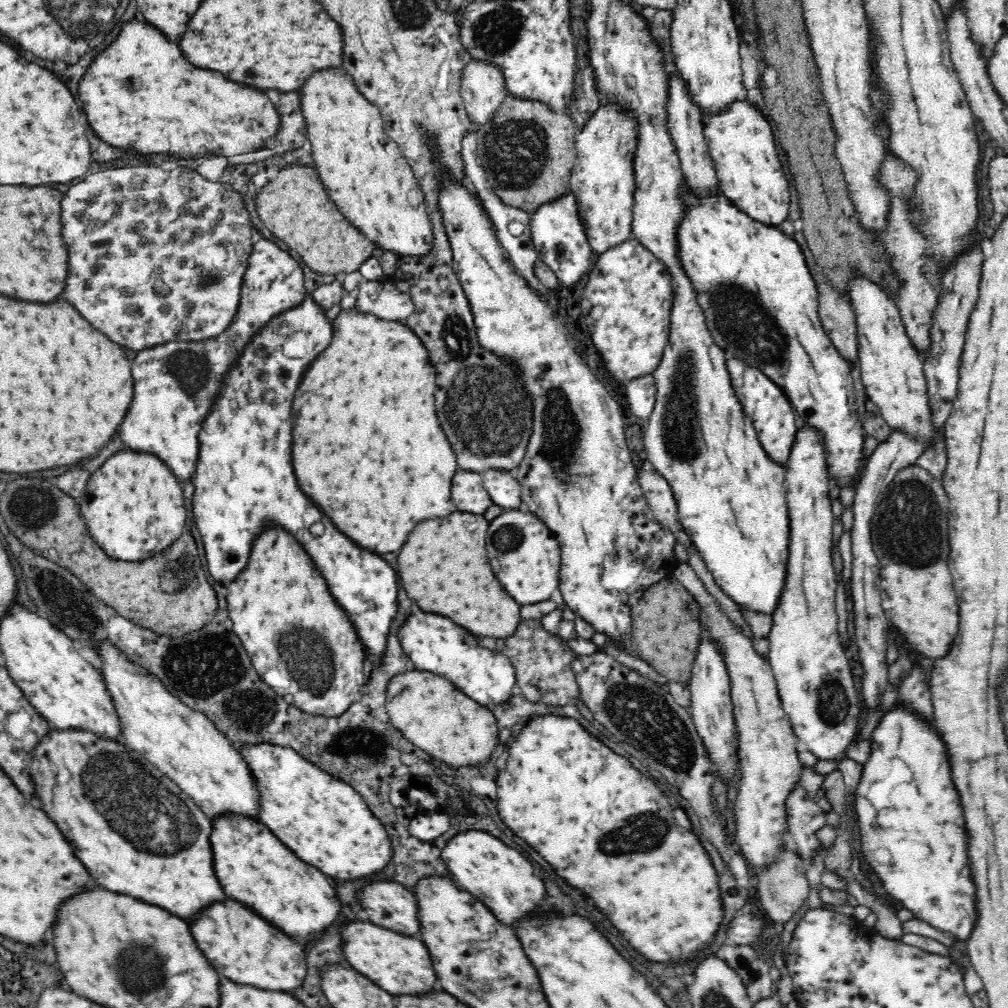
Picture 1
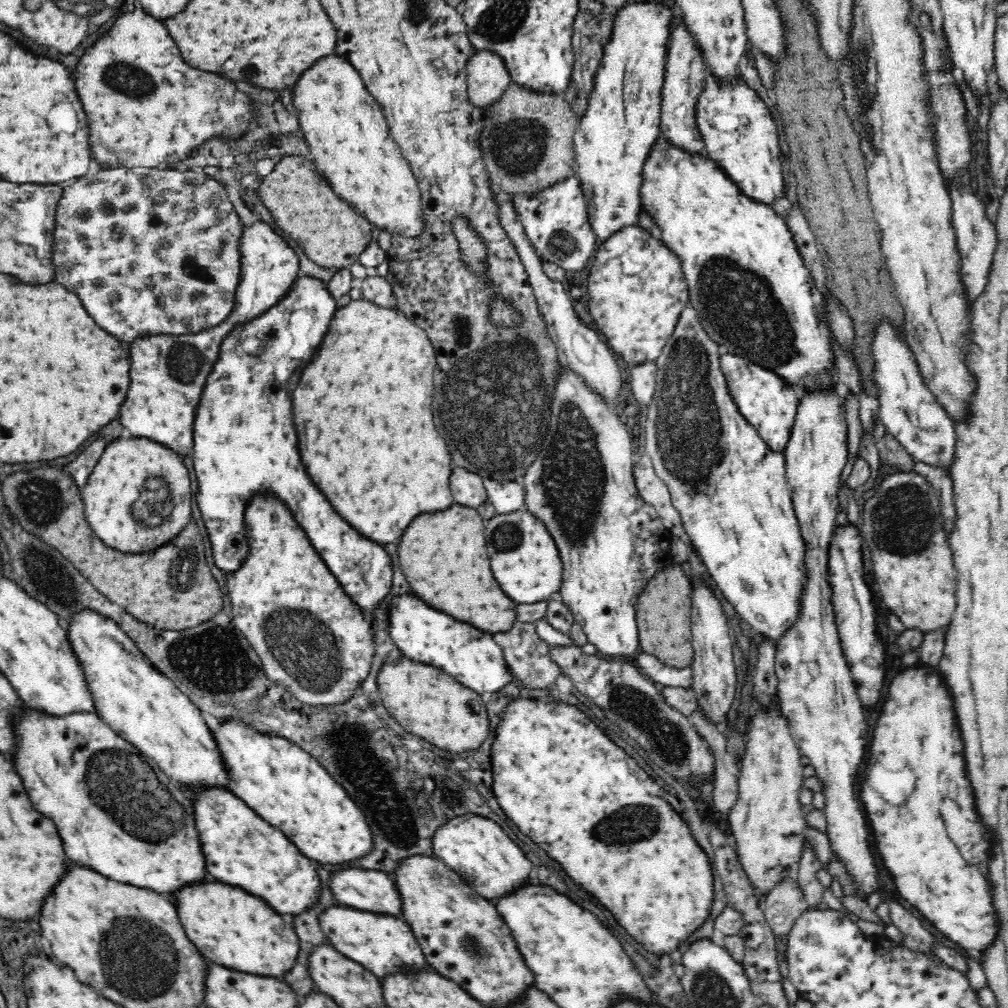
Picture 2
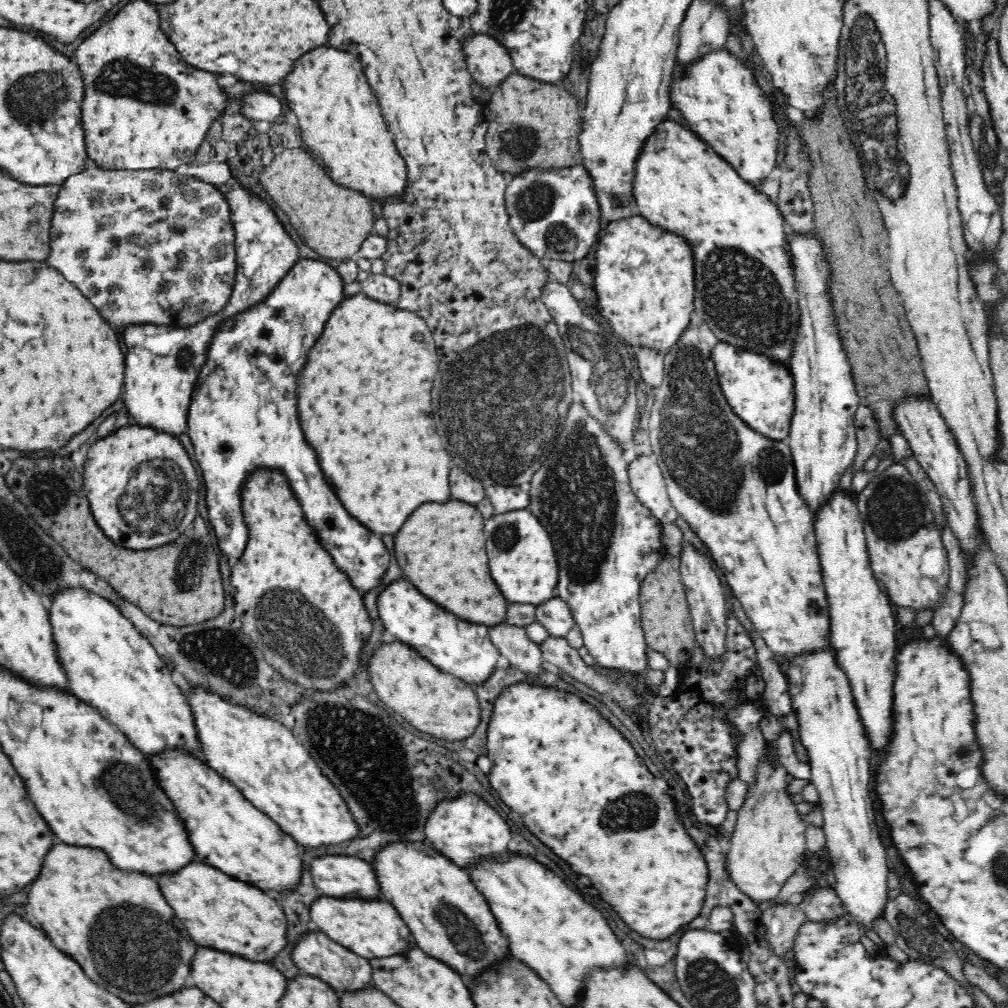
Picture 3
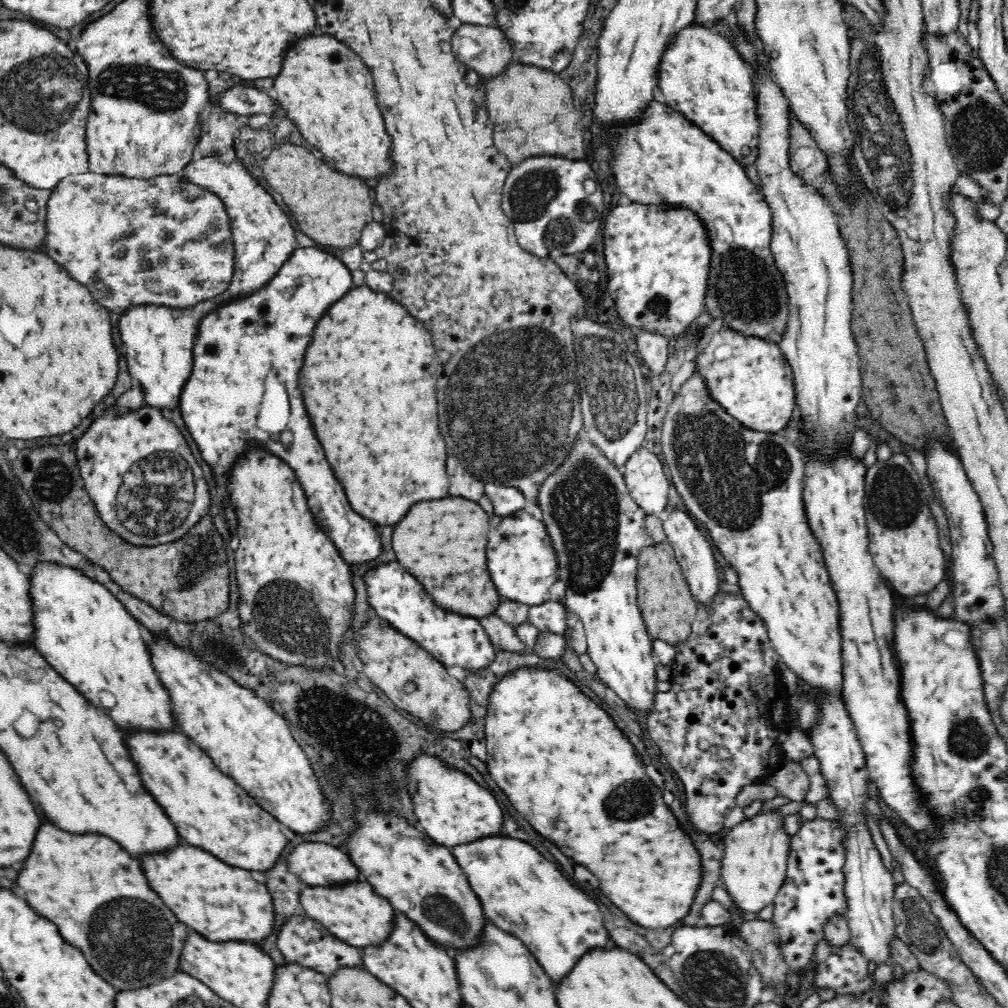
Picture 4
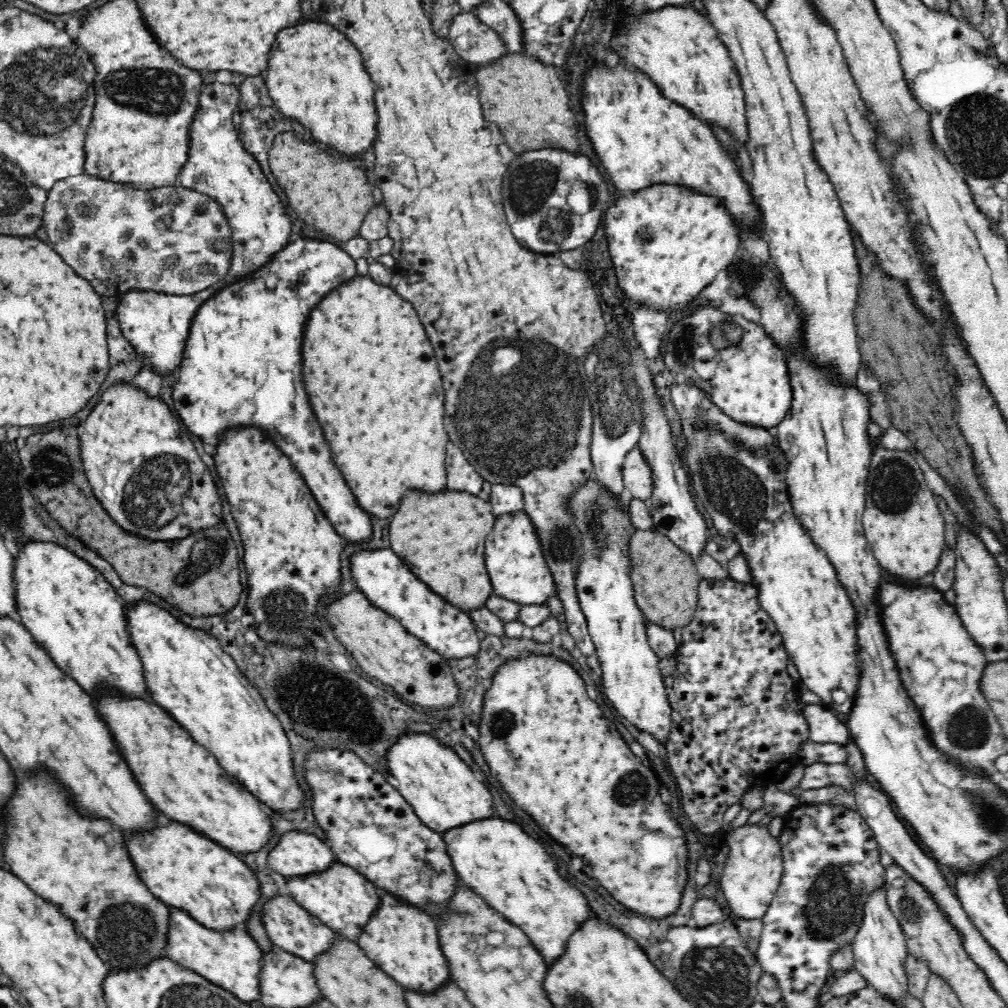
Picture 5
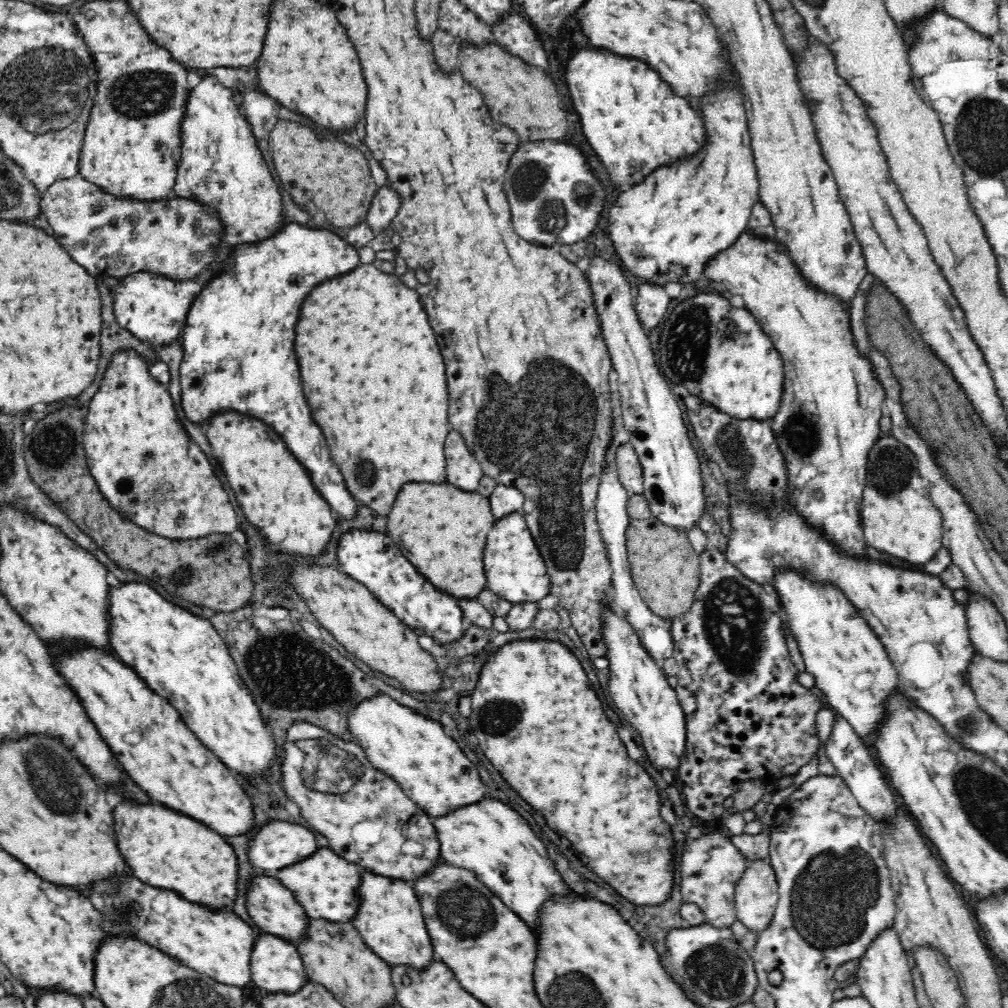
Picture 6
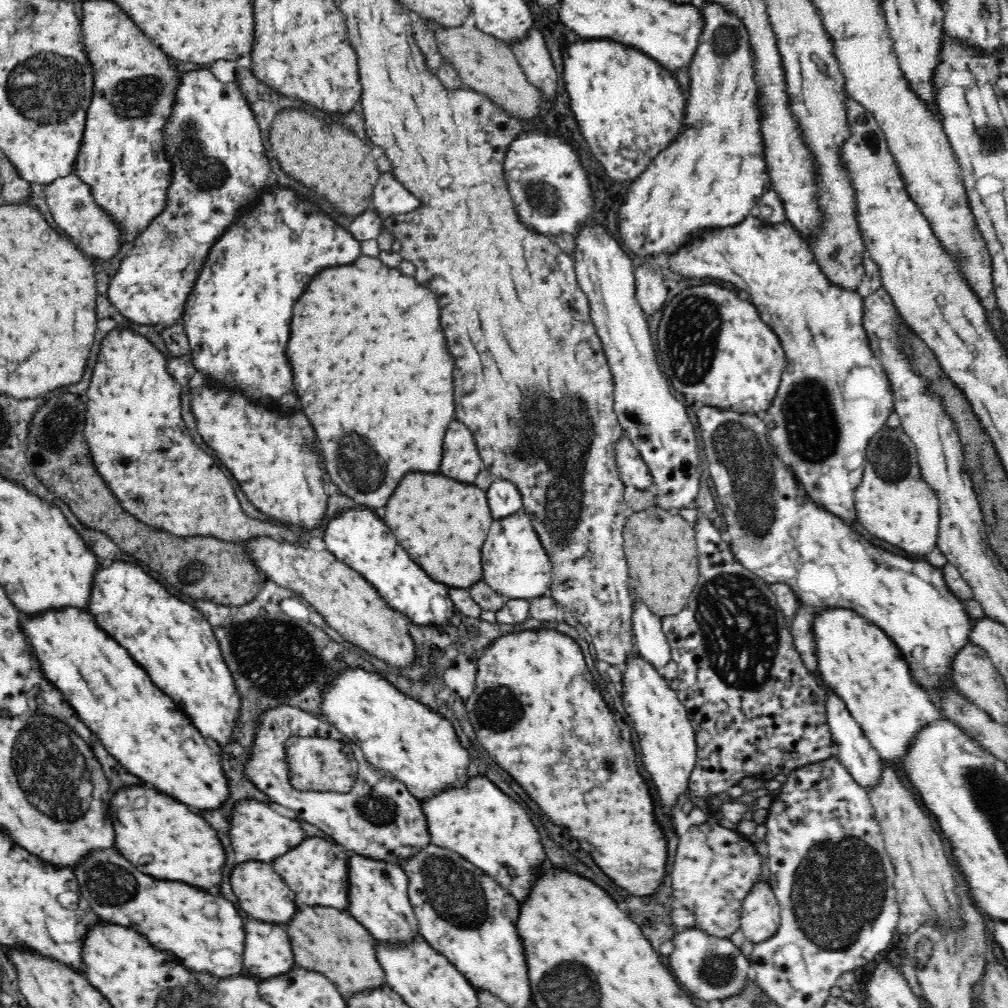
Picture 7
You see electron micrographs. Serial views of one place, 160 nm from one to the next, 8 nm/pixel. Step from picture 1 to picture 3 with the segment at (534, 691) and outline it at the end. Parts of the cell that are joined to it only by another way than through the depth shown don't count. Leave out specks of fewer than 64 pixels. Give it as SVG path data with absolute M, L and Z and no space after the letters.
M502 622L496 624L496 626L490 626L488 630L490 630L489 638L494 647L499 650L500 655L502 654L510 661L510 664L520 668L522 671L526 671L530 675L537 675L539 673L539 670L542 668L542 652L538 644L534 644L534 642L528 639L526 628Z

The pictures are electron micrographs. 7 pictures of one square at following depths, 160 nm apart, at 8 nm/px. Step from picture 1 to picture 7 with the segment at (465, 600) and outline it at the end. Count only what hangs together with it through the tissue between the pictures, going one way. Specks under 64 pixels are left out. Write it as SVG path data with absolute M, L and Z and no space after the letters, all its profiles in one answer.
M428 472L406 474L390 496L384 512L384 522L408 554L412 554L437 583L456 588L468 588L482 578L480 550L492 520L484 490Z

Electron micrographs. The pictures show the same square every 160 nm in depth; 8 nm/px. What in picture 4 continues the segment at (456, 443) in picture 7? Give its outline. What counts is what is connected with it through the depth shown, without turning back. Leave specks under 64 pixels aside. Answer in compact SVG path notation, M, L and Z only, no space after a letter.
M450 454L446 460L448 466L448 478L450 478L450 494L452 496L464 496L464 498L472 498L478 500L484 496L484 484L480 480L476 480L462 464L460 460Z

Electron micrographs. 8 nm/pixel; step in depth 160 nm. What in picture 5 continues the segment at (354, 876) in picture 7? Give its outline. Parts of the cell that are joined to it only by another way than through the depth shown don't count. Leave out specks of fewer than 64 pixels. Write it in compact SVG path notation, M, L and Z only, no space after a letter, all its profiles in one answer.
M378 890L379 903L357 936L360 948L376 965L405 989L433 991L449 978L449 968L440 950L435 921L420 906L412 905L404 897Z

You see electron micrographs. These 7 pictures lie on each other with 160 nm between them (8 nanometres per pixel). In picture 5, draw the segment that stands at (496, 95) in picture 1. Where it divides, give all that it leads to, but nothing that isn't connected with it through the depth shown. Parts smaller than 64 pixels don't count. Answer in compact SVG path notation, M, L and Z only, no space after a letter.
M462 11L452 17L448 36L456 54L472 66L492 62L507 52L500 35L472 11Z

